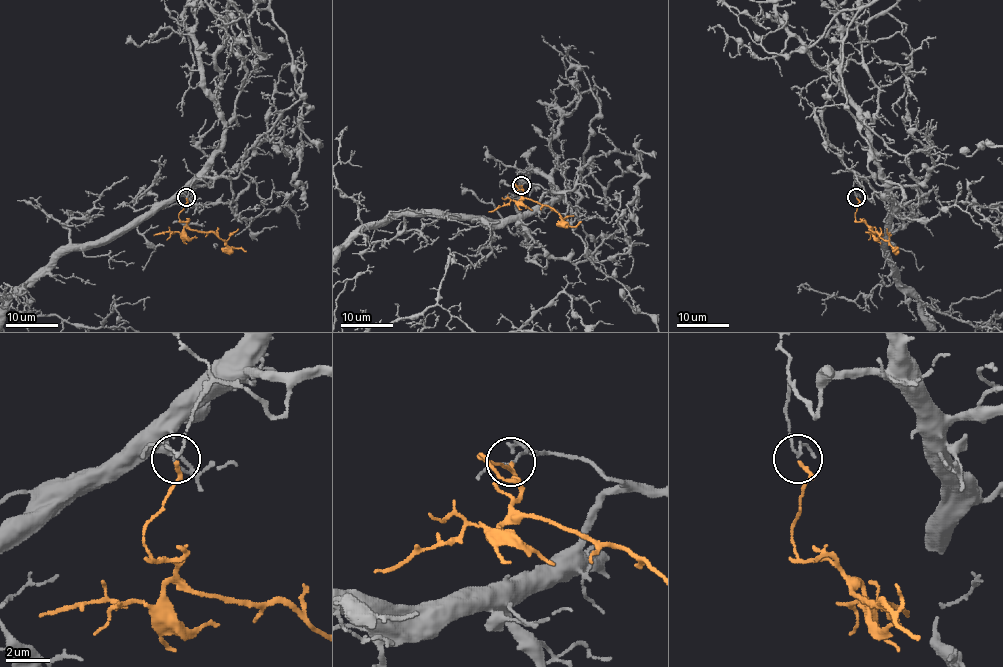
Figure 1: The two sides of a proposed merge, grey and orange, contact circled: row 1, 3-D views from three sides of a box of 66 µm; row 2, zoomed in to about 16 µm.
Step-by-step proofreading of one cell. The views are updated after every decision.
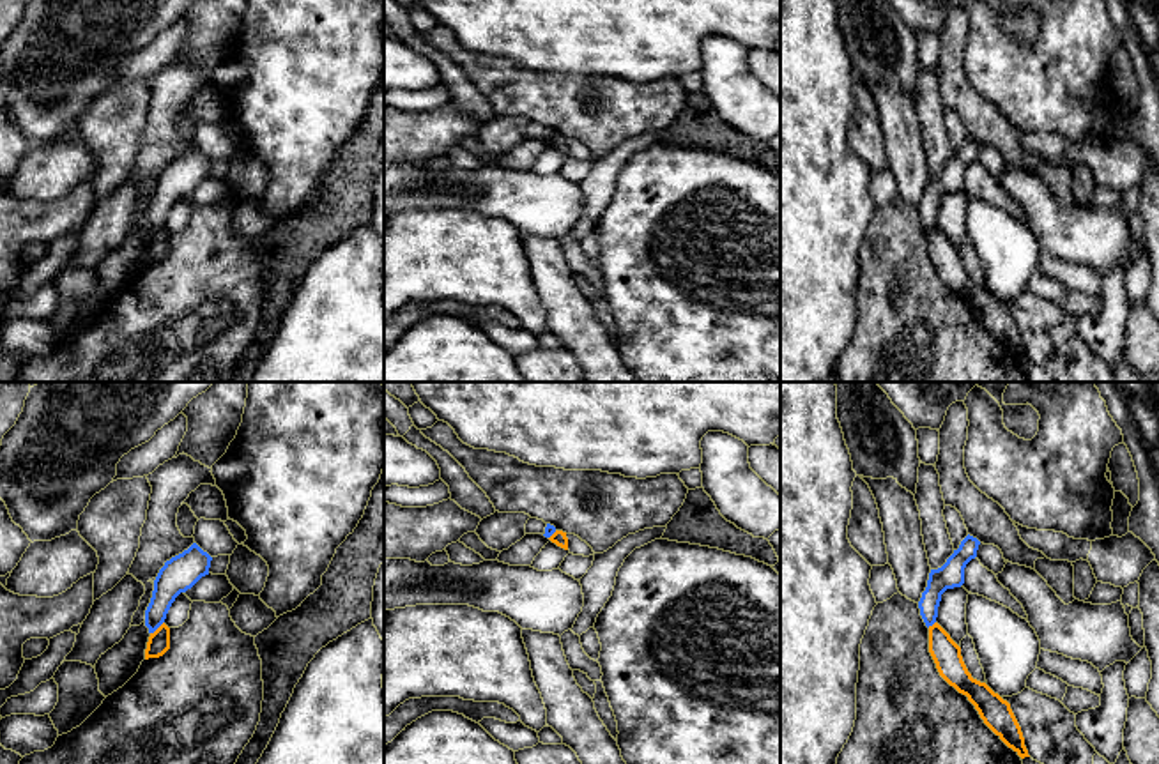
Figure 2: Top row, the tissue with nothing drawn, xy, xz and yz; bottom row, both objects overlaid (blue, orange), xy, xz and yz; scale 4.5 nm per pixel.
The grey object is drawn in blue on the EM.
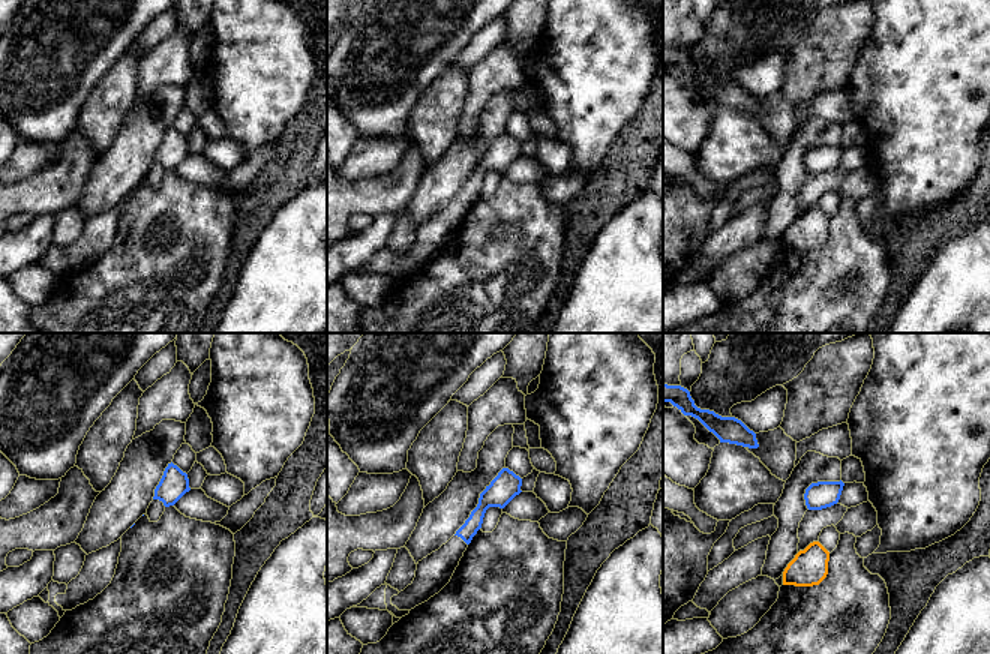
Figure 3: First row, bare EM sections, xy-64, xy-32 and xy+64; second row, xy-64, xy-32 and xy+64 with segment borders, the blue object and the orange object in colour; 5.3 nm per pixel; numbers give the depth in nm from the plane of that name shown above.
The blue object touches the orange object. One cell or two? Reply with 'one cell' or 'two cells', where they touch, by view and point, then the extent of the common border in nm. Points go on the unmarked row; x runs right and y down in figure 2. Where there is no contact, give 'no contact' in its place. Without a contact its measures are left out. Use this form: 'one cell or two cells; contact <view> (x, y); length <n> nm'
two cells; contact xy (156, 232); length 90 nm

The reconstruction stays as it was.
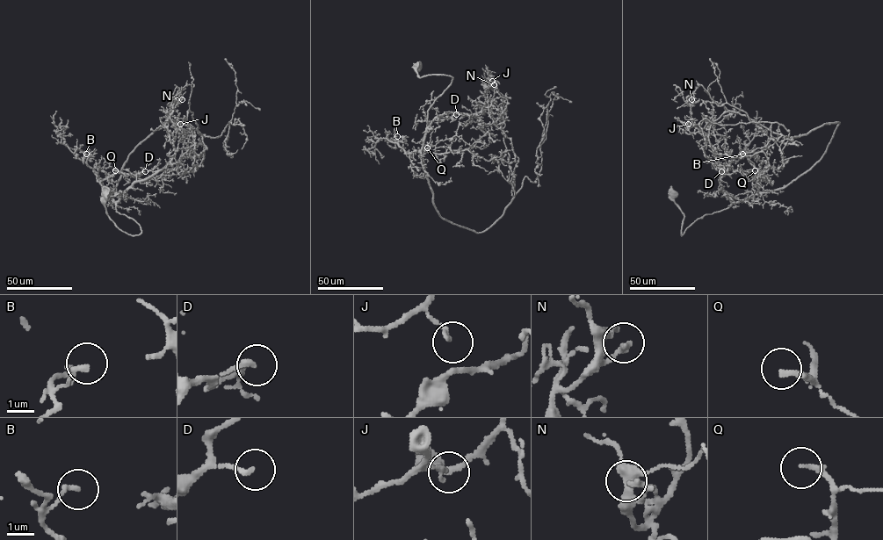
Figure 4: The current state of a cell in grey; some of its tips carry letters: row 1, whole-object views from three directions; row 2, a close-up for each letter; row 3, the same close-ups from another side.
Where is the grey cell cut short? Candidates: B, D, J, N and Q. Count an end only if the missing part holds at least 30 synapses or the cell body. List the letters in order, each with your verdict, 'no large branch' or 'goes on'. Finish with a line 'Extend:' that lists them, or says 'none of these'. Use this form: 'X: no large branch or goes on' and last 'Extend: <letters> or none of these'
B: no large branch
D: no large branch
J: no large branch
N: no large branch
Q: goes on
Extend: Q

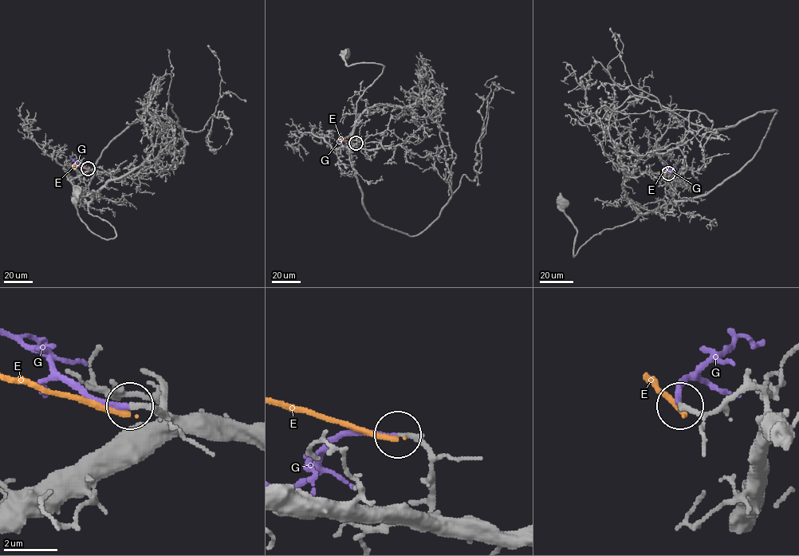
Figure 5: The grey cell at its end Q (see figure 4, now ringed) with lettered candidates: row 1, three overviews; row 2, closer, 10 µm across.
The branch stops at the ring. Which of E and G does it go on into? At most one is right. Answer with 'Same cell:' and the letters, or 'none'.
Same cell: G

